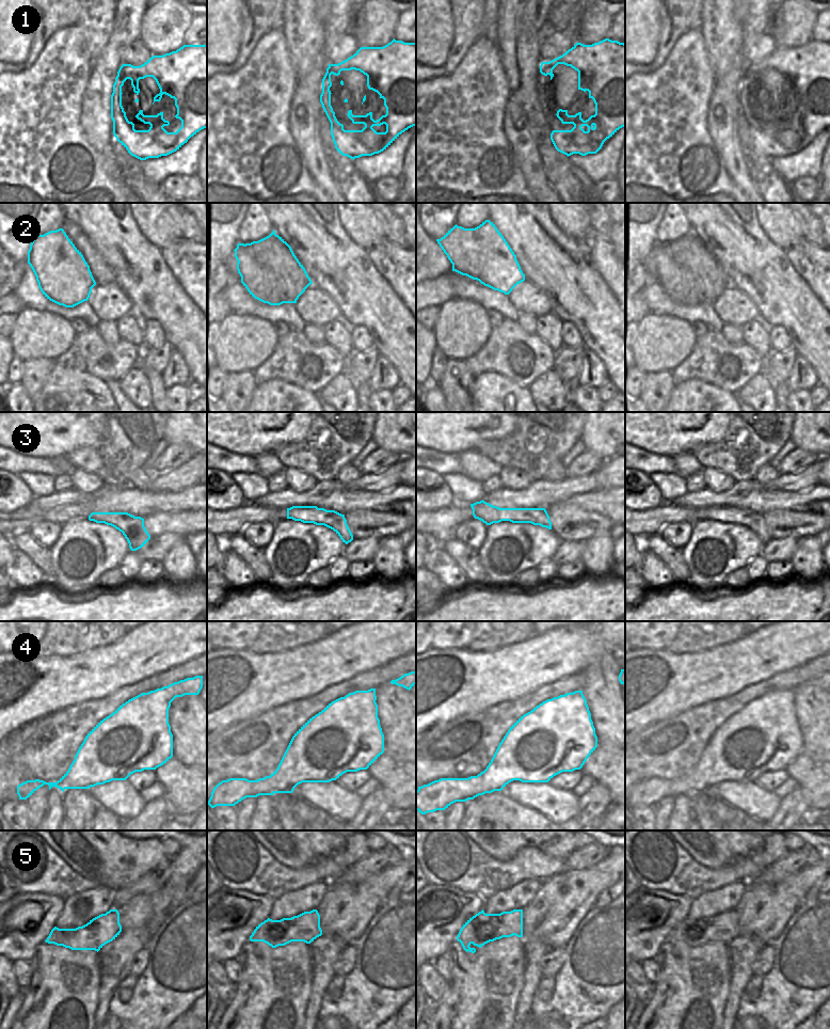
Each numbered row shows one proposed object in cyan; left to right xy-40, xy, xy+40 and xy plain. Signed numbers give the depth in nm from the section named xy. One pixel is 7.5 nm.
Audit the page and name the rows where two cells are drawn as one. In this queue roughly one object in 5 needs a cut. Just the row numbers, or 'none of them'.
2.

